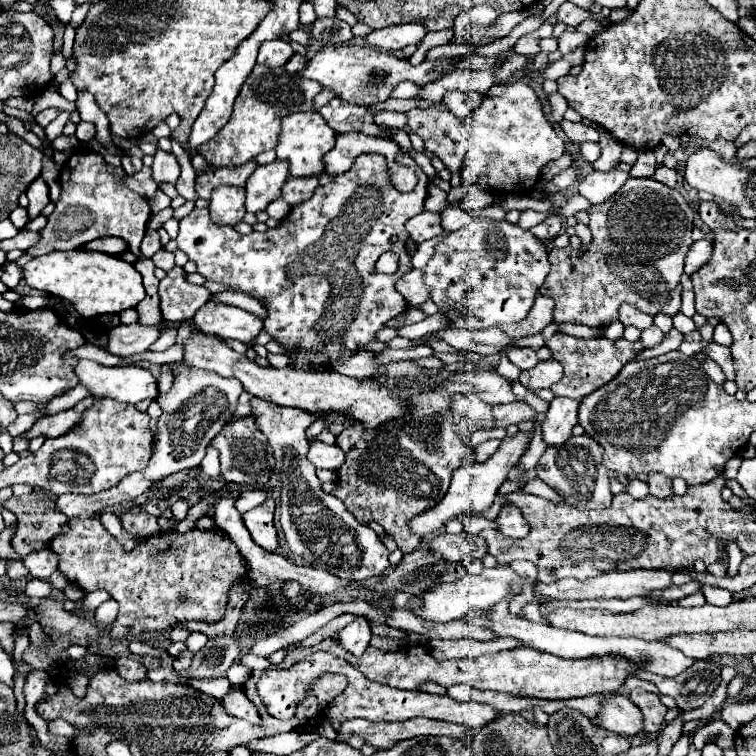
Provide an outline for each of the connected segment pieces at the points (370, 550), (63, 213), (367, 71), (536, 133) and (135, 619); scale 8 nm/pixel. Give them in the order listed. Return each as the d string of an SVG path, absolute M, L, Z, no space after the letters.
M253 398L253 414L273 448L275 474L281 480L281 528L289 550L305 558L313 568L331 568L331 574L339 578L361 582L383 574L389 568L389 550L369 526L361 524L343 502L339 502L339 498L323 492L315 476L315 466L311 466L305 456L309 446L305 430L317 416L299 408L283 408L261 398Z
M99 152L71 154L71 160L65 162L61 176L59 176L61 196L55 206L55 212L49 214L49 222L41 230L41 240L27 252L33 256L41 256L41 254L49 254L53 250L73 250L89 240L97 240L103 236L117 236L117 238L125 240L129 244L129 250L137 256L135 268L143 276L143 286L147 290L145 300L141 300L139 306L135 308L139 314L139 324L145 324L145 326L161 324L163 316L159 310L159 296L157 296L159 280L153 274L155 264L151 258L145 258L141 252L141 240L145 236L147 222L151 218L149 202L147 202L147 198L135 194L125 184L121 184L115 174L125 174L125 172L123 172L123 168L113 168L113 166L105 164L105 160L101 158Z
M325 46L321 48L301 70L299 74L303 78L313 78L317 80L323 88L333 90L341 100L349 104L363 104L363 106L373 106L381 104L389 98L391 90L401 82L401 80L411 80L419 86L437 80L437 74L431 74L431 68L441 64L441 62L451 62L451 60L437 60L437 62L427 62L423 60L419 66L411 66L407 60L399 60L397 56L389 52L381 52L369 46Z
M521 80L501 82L491 86L471 116L471 140L463 160L463 182L477 184L485 176L493 190L531 192L539 182L543 166L553 158L561 158L563 152L565 144L545 118L535 90Z
M95 514L95 518L83 518L83 520L71 518L69 532L65 536L55 536L49 546L59 556L59 572L65 574L71 584L75 584L85 592L105 588L119 602L119 618L115 620L115 626L111 626L109 630L111 640L123 640L129 636L137 638L143 632L161 632L185 620L219 622L225 616L231 590L237 584L249 582L247 562L239 554L231 538L223 534L223 530L193 528L187 534L179 534L177 530L167 530L155 536L147 536L145 540L139 540L135 550L127 552L101 524L99 514Z

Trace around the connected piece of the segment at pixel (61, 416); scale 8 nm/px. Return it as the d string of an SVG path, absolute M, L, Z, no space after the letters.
M87 396L69 410L57 412L47 418L39 418L39 422L35 422L35 426L31 426L31 430L27 430L27 438L29 440L33 440L37 436L57 438L57 436L67 434L67 430L71 430L71 426L75 426L75 422L79 422L79 418L83 418L83 410L87 410L87 406L91 406L91 402L93 402L93 398Z

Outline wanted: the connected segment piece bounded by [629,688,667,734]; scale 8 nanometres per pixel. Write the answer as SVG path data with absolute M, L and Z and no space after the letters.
M641 688L633 690L629 694L629 698L633 700L633 704L639 706L639 710L643 712L643 730L653 734L661 730L663 724L663 716L665 716L665 706L661 704L661 696L655 692L645 692Z

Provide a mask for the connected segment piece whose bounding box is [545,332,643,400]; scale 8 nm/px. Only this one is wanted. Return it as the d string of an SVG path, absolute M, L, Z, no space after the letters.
M559 332L551 340L546 341L545 345L551 348L552 357L565 366L563 380L559 380L555 386L551 386L551 392L555 396L569 396L569 398L575 398L575 400L583 400L587 394L595 392L597 388L611 382L619 374L619 370L635 354L639 354L643 350L643 346L639 342L627 342L625 338L619 338L615 342L611 342L607 338L585 340L585 338L559 334Z

